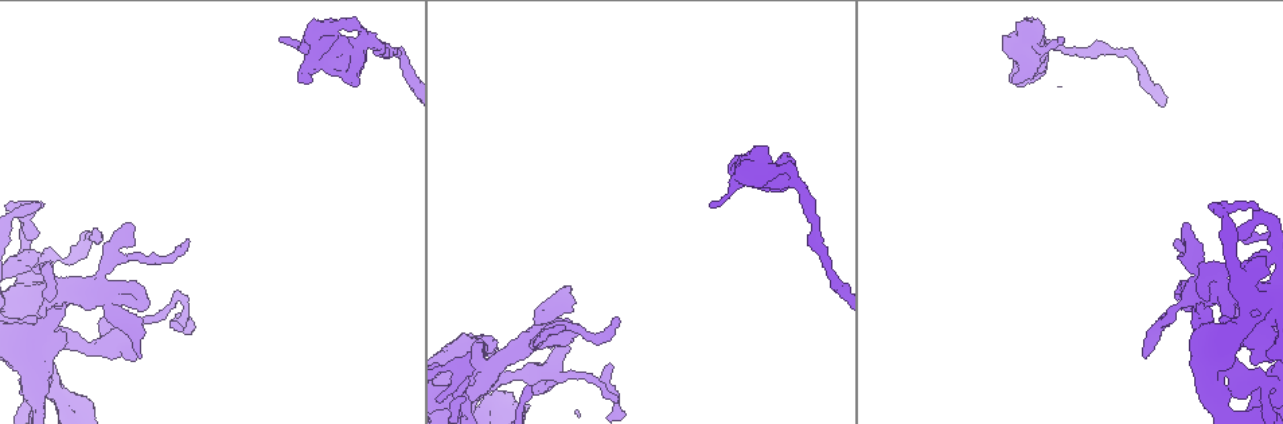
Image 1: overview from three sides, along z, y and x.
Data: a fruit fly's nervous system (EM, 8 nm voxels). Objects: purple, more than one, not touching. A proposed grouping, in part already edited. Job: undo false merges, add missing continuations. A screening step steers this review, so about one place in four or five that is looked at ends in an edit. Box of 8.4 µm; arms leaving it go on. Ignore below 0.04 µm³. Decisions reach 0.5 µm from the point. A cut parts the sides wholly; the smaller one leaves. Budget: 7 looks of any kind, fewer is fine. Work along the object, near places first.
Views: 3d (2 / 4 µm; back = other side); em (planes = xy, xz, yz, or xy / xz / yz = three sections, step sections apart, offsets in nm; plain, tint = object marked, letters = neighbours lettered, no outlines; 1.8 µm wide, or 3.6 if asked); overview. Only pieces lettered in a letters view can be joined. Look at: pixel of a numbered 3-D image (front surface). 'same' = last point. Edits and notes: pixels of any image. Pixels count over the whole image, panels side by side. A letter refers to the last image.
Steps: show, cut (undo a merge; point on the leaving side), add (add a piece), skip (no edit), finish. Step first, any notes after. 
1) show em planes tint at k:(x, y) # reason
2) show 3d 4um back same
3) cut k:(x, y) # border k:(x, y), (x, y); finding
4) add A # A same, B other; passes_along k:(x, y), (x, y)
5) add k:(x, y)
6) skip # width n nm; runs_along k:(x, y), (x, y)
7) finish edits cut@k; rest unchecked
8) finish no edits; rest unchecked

show 3d 2um at 1:(1016, 84)

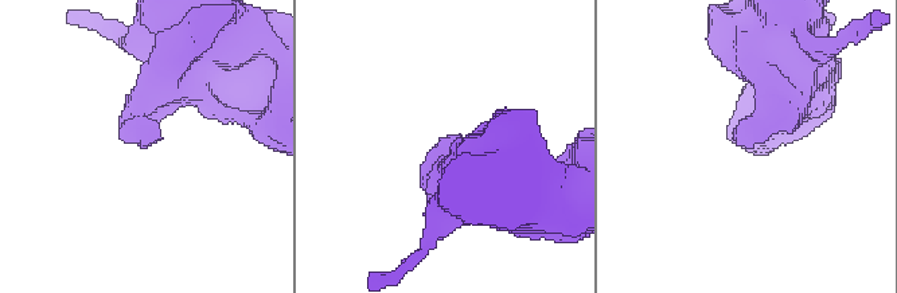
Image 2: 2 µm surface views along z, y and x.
show em planes letters at 2:(749, 148)

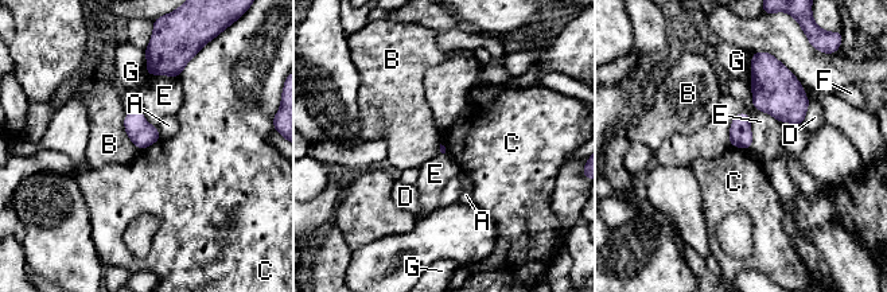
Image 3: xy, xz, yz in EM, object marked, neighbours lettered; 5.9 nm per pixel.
skip # A other, B other, C other, D other, E other, F other, G other; border 3:(160, 139), (139, 150); none of them fits

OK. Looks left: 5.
show em 3.6um planes tint at 1:(188, 240) # free end

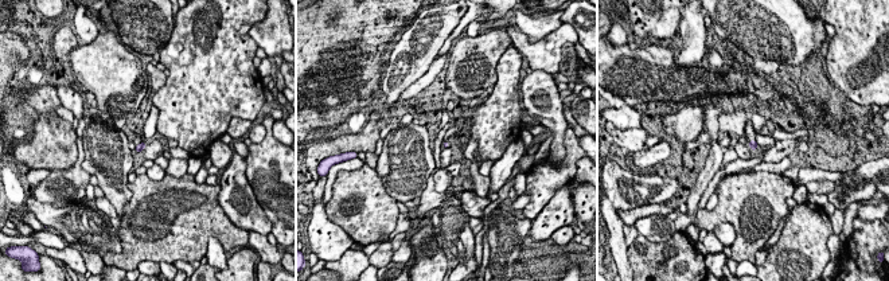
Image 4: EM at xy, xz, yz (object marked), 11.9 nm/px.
show em 3.6um planes letters same # see the neighbours

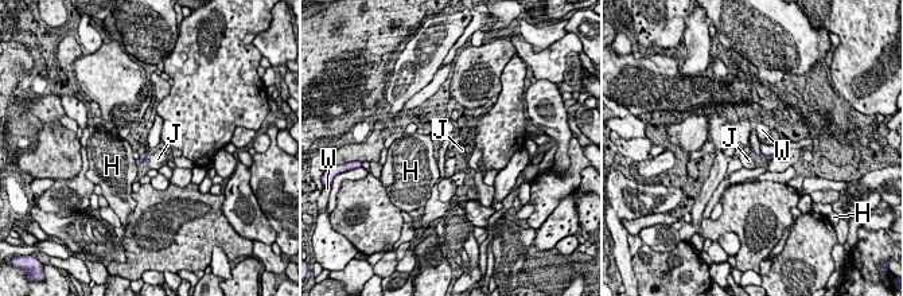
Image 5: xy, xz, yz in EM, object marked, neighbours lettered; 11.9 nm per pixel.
skip # longest_contact J 110 nm; H other, J other, W other; border 5:(150, 155), (144, 160); none of them fits

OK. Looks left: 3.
show em planes letters at 1:(1215, 394) # thick turns thin

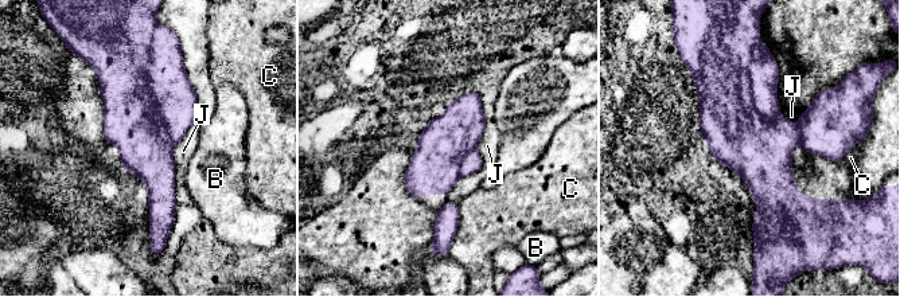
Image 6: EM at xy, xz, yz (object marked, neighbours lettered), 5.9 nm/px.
skip # width 340 nm; longest_contact J 500 nm; B other, C other, J other; continuous, no second neuron

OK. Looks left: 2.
finish no edits; rest unchecked

